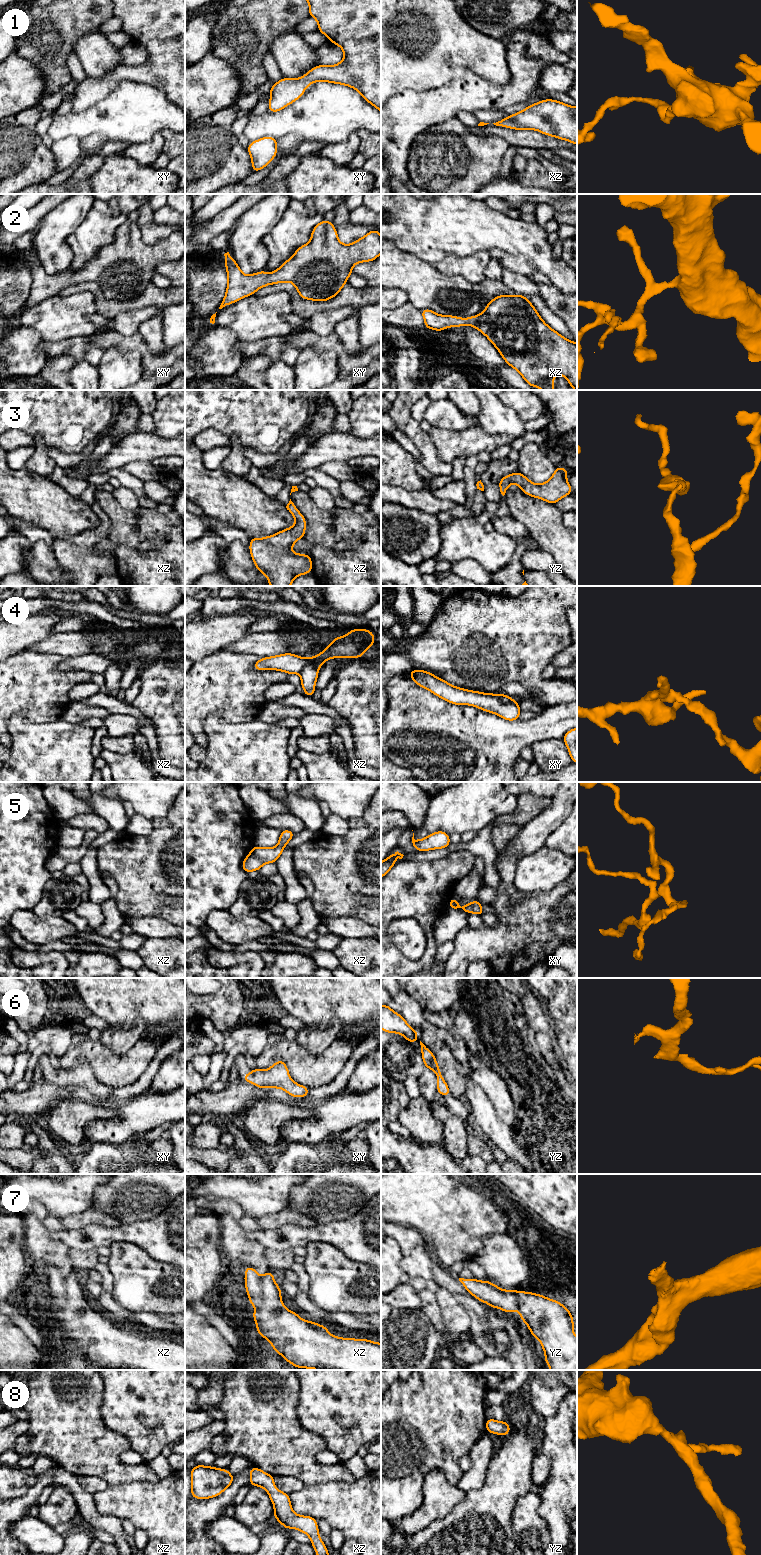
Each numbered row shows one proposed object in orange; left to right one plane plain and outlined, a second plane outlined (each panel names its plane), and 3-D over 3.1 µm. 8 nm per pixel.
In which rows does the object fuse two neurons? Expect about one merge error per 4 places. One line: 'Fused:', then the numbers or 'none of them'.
Fused: 4

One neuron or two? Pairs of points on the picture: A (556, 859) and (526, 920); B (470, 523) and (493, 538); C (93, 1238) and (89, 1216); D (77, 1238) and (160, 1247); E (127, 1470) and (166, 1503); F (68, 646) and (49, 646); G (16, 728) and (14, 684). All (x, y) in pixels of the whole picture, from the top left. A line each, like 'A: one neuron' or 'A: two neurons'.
A: two neurons
B: one neuron
C: two neurons
D: one neuron
E: two neurons
F: one neuron
G: two neurons

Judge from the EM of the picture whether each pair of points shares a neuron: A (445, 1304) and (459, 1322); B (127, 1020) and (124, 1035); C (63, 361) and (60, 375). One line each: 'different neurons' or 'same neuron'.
A: same neuron
B: different neurons
C: same neuron

